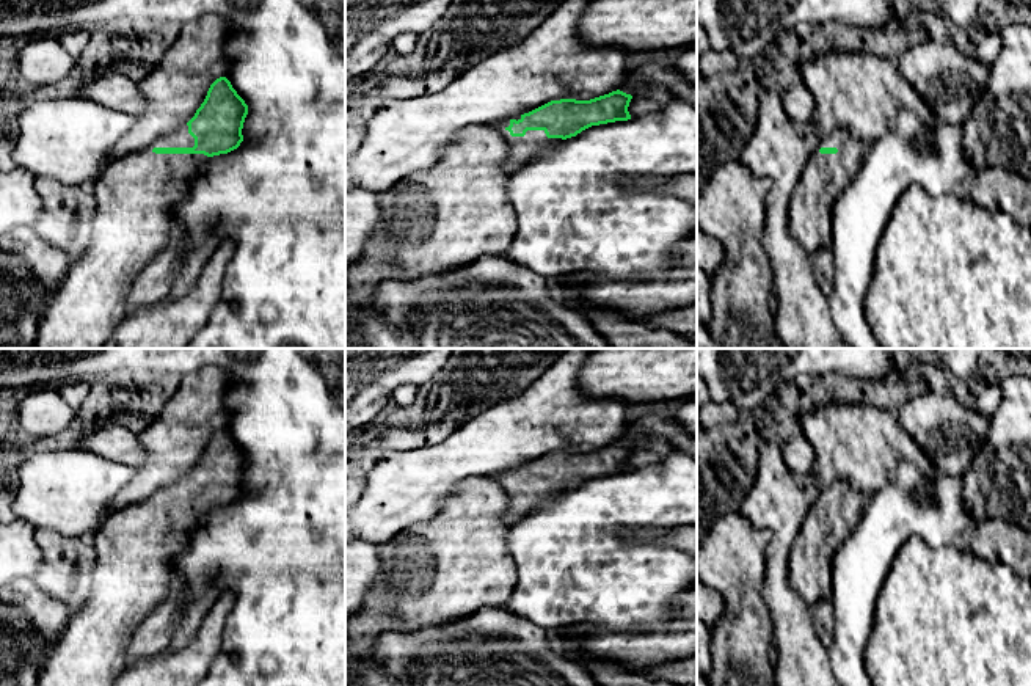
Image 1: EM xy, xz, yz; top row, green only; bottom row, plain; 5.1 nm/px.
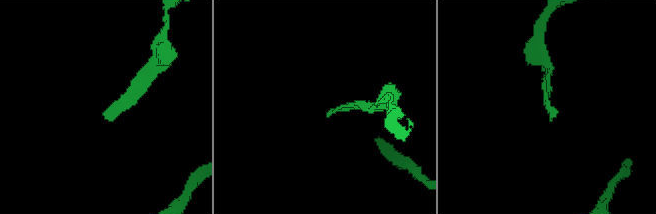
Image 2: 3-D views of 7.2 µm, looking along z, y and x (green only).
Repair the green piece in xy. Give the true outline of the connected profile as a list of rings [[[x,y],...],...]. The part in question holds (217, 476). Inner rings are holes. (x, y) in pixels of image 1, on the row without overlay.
[[[220,429],[187,476],[104,521],[91,540],[96,564],[89,597],[69,618],[60,644],[44,661],[38,686],[113,686],[126,669],[137,628],[177,586],[176,560],[188,548],[188,534],[209,509],[240,498],[246,466],[245,452],[226,429]]]

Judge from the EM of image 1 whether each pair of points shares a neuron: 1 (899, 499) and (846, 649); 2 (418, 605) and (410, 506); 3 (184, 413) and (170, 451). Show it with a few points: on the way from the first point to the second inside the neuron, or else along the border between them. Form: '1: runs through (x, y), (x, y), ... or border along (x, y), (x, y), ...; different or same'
1: runs through (877, 537), (859, 567), (854, 611); same
2: border along (443, 504), (432, 517), (416, 521), (380, 545); different
3: runs through (184, 423), (184, 427), (173, 441); same

